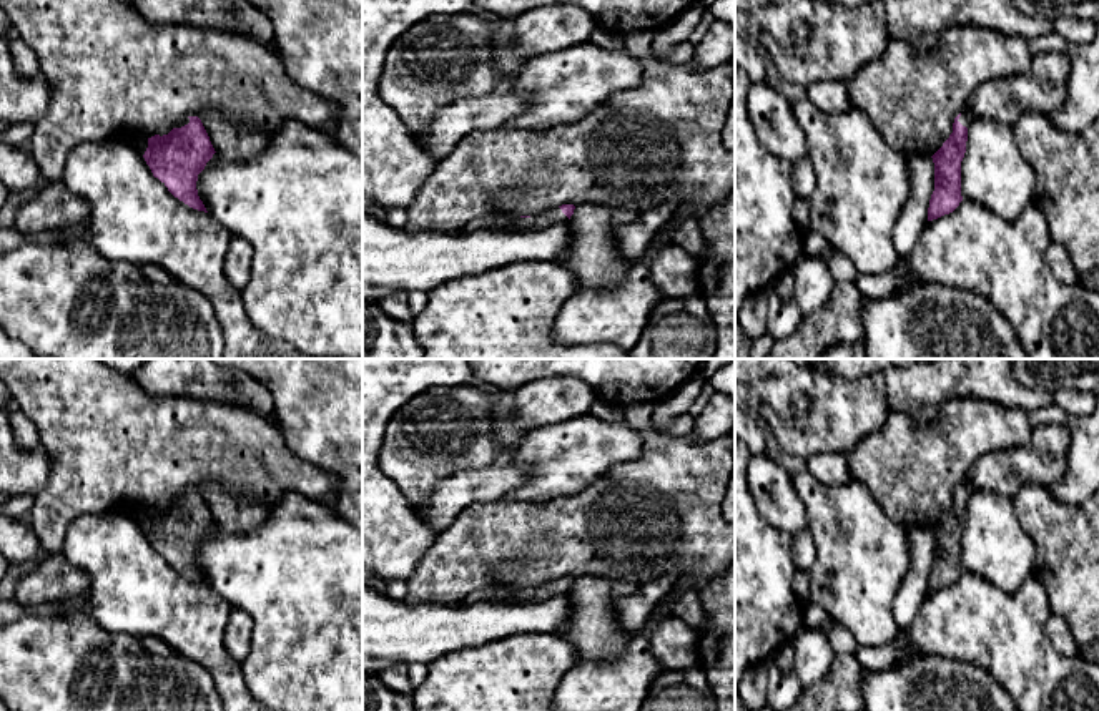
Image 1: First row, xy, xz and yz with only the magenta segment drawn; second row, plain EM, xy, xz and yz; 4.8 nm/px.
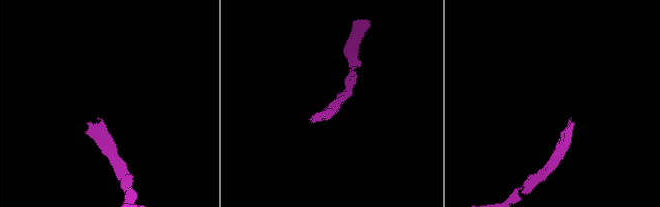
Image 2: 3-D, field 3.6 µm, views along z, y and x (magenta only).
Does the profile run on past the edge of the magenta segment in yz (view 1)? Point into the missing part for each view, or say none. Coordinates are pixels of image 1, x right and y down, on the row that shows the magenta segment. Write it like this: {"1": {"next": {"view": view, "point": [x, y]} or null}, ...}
{"1": {"next": {"view": "yz", "point": [965, 118]}}}

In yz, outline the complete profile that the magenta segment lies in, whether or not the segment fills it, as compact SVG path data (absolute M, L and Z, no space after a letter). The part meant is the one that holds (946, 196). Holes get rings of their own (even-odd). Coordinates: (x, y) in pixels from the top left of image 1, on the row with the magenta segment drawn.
M964 108L953 123L953 133L943 146L931 156L934 163L934 191L929 199L928 221L953 213L961 196L961 161L966 153L968 128L973 121Z

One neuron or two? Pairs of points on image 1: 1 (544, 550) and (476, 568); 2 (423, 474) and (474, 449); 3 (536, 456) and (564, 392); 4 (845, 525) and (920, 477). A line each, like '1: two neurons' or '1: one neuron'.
1: one neuron
2: one neuron
3: two neurons
4: two neurons

